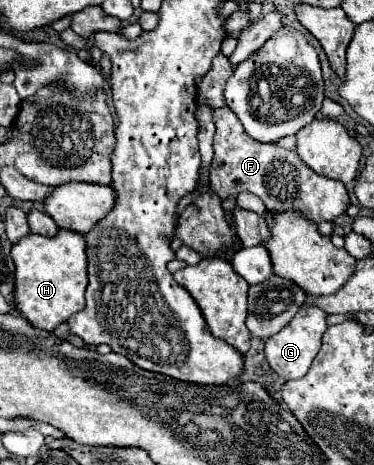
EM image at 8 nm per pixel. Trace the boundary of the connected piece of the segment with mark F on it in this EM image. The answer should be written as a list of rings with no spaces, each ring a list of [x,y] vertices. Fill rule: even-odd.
[[[228,106],[214,110],[214,122],[216,136],[214,168],[210,170],[210,190],[220,200],[238,196],[240,192],[252,192],[266,204],[268,212],[282,214],[288,210],[296,210],[314,224],[320,224],[324,220],[334,222],[350,206],[348,192],[340,180],[330,180],[312,172],[310,168],[306,168],[306,164],[302,164],[302,160],[298,160],[296,152],[292,150],[250,138]]]

